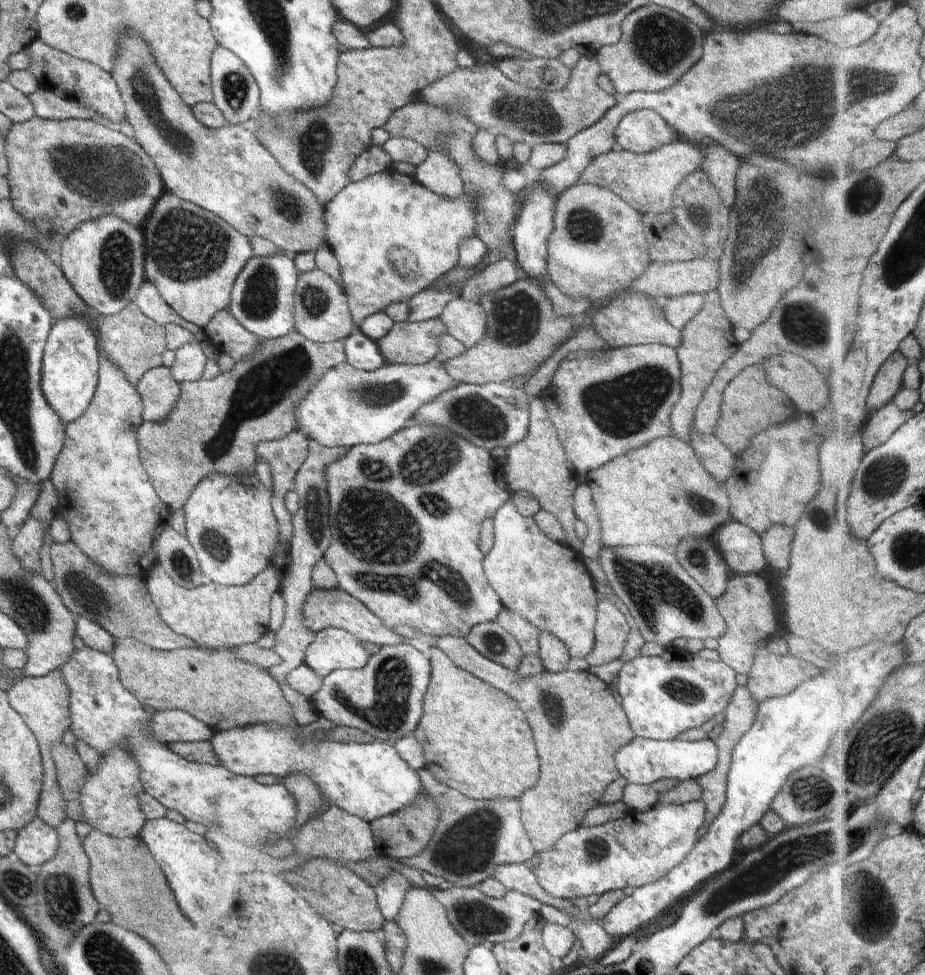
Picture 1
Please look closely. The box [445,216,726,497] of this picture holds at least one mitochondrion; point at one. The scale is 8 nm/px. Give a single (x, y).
(623, 406)

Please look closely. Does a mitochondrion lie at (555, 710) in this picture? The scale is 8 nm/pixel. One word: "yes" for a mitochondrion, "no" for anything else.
yes

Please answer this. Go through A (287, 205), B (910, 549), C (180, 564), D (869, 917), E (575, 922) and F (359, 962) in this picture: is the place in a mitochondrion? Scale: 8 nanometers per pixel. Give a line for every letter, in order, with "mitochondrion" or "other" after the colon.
A: mitochondrion
B: mitochondrion
C: mitochondrion
D: mitochondrion
E: other
F: mitochondrion

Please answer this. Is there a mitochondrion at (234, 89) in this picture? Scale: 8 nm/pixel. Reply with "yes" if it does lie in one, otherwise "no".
yes

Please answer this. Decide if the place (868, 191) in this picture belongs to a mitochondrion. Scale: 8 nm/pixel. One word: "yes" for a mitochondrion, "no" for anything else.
yes

